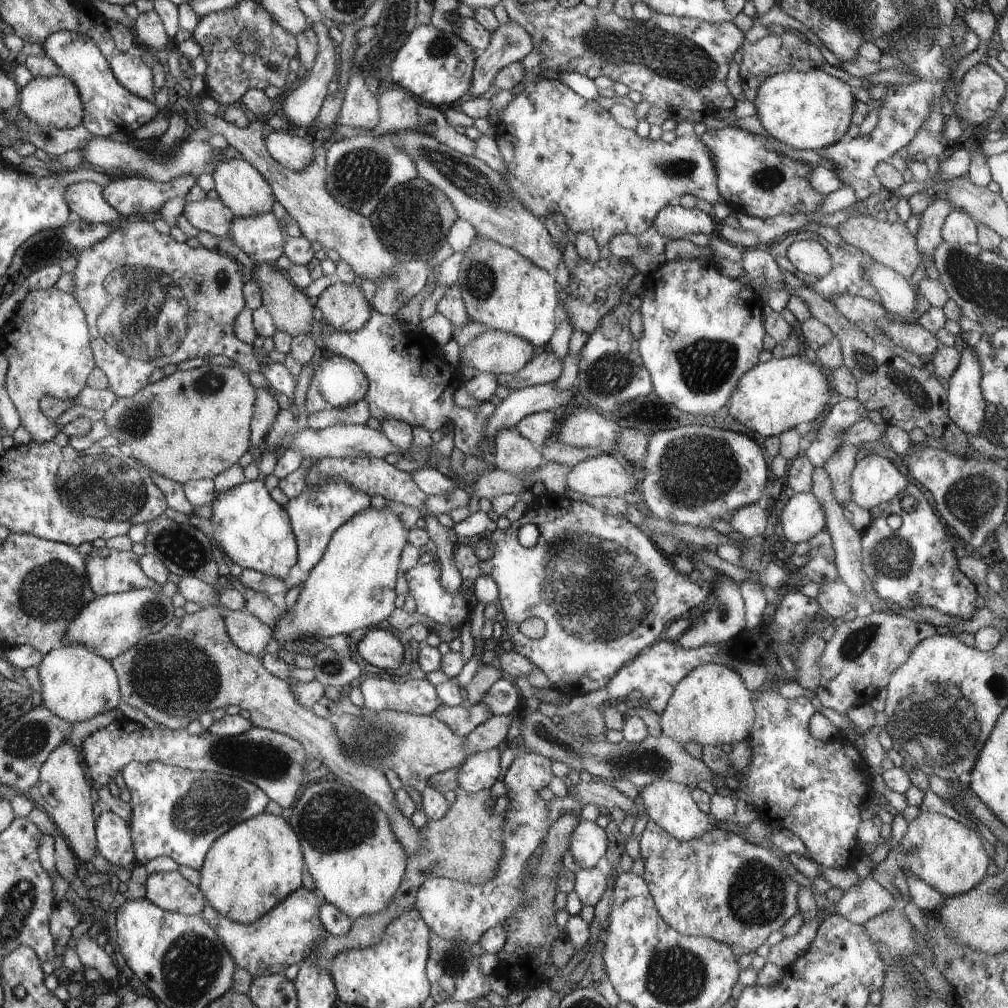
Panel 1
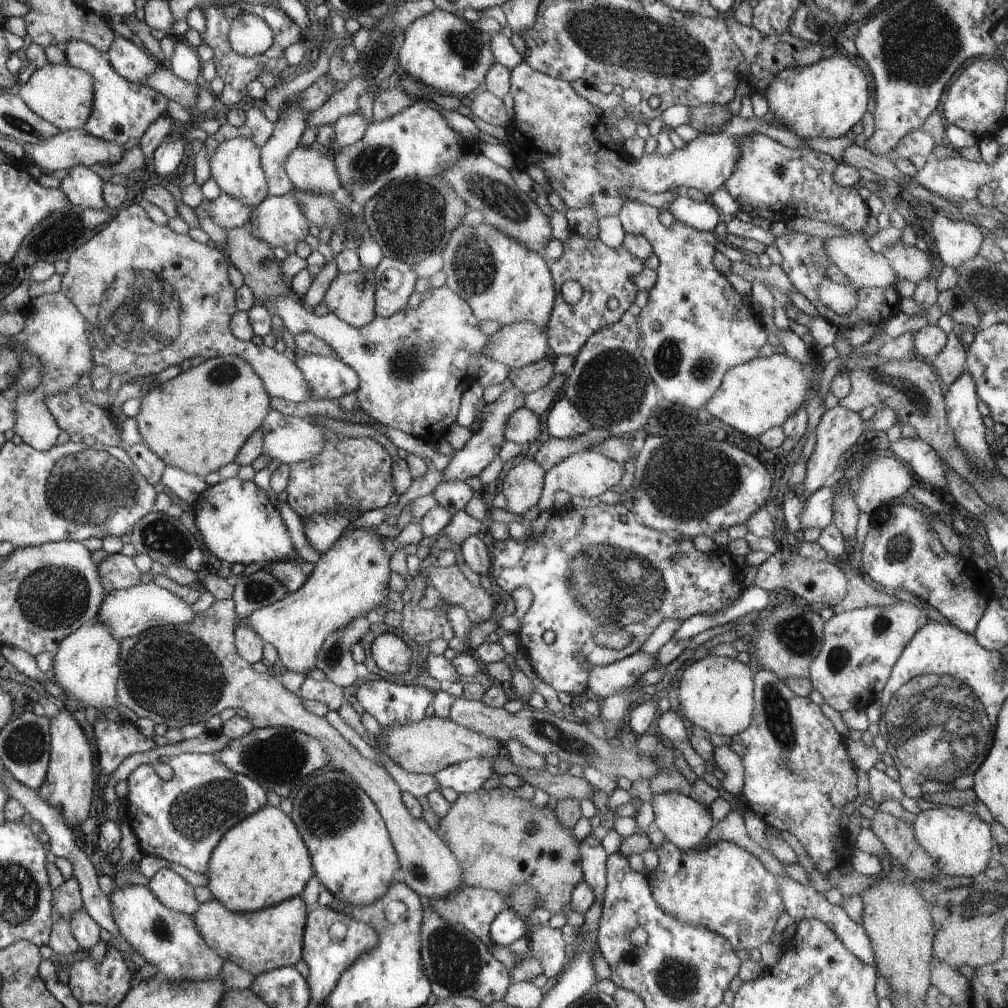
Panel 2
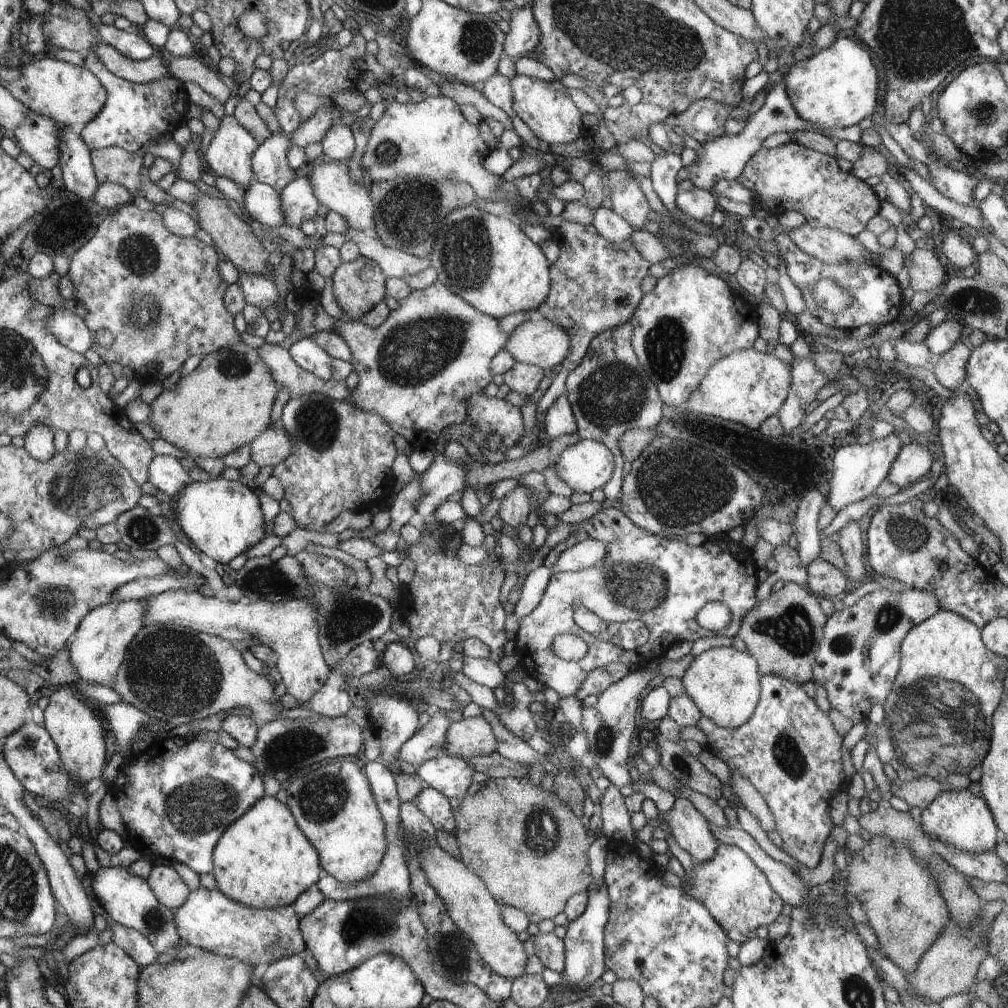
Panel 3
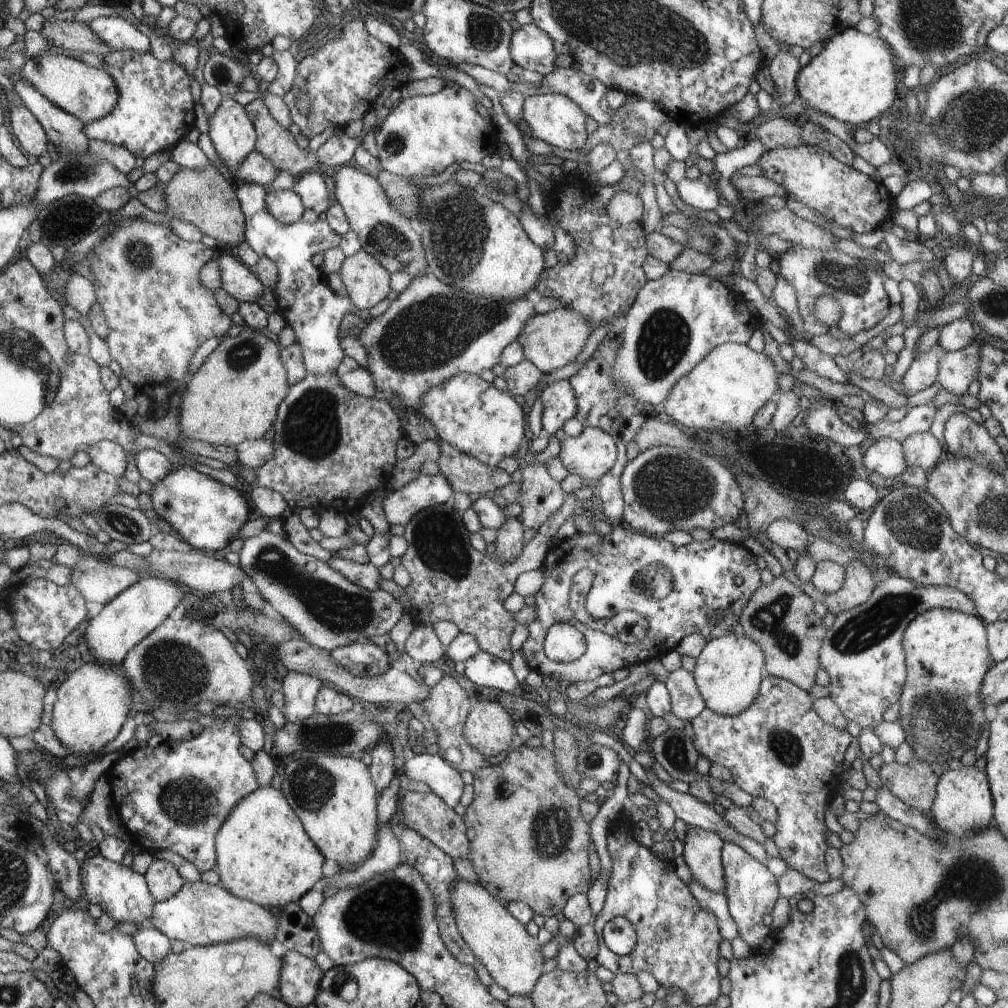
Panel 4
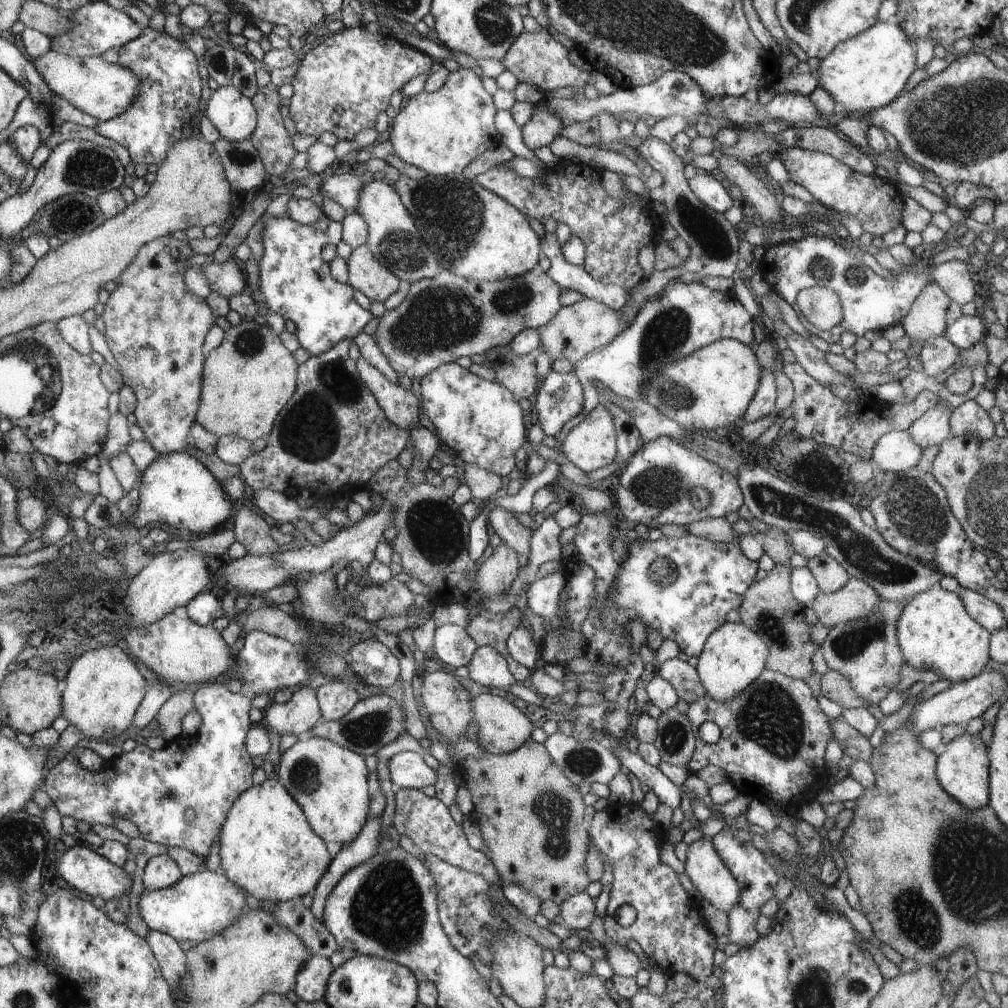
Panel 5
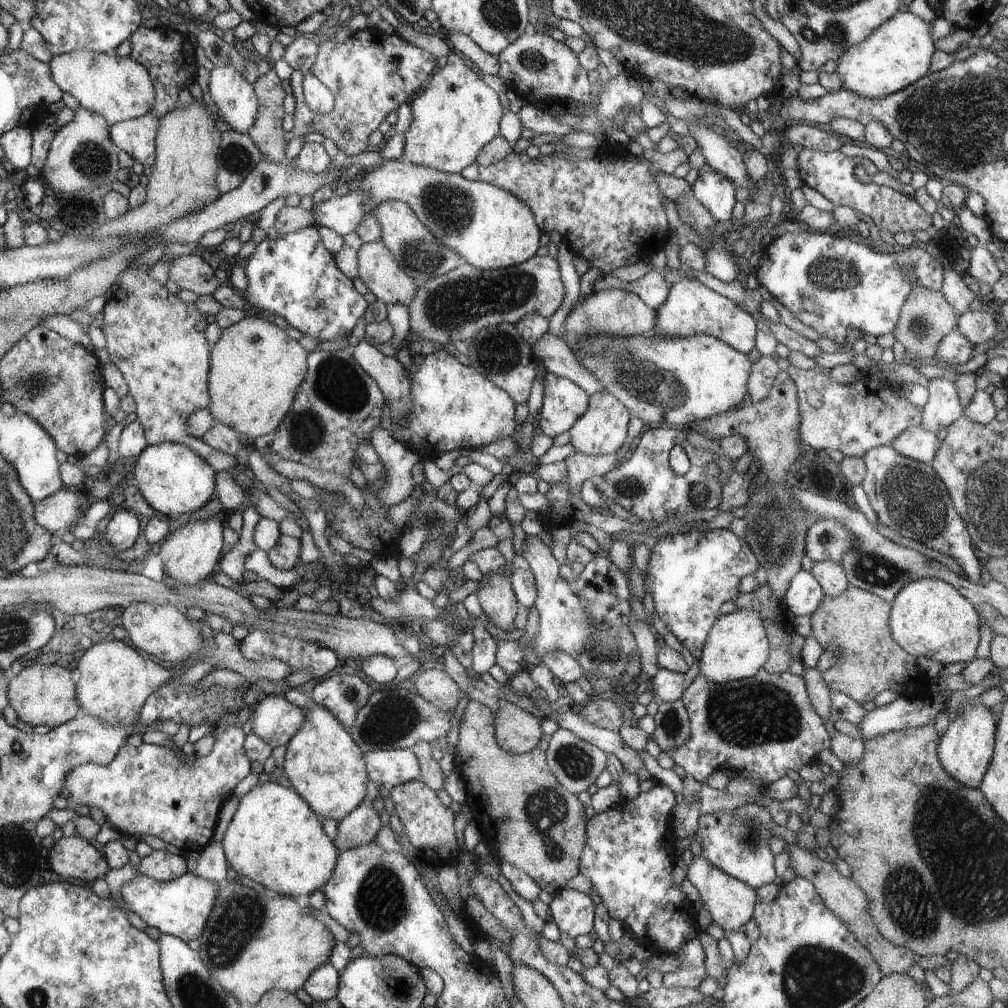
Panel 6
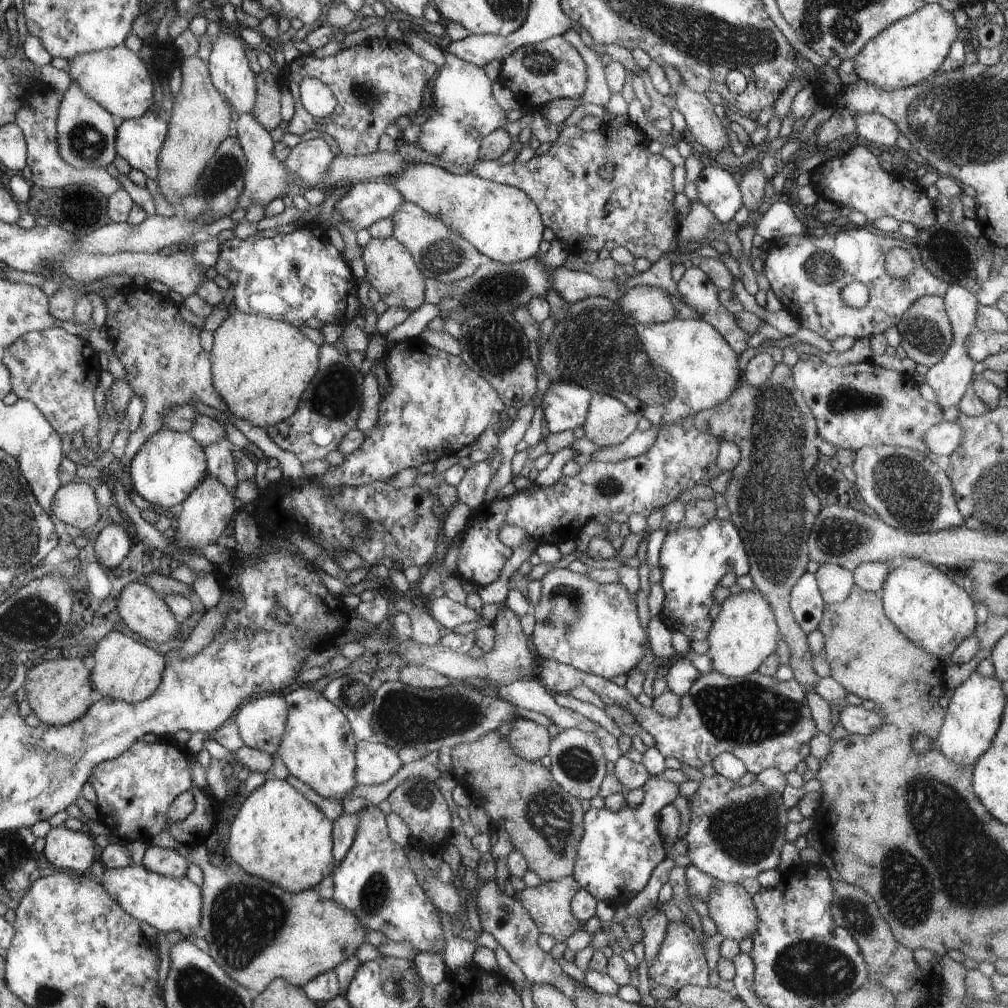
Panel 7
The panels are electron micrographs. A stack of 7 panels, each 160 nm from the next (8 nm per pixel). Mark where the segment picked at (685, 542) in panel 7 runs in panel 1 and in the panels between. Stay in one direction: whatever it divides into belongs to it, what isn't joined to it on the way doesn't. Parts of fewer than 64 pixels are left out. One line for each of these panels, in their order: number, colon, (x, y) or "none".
1: (605, 591)
2: (599, 568)
3: (663, 582)
4: (678, 589)
5: (683, 588)
6: (690, 575)

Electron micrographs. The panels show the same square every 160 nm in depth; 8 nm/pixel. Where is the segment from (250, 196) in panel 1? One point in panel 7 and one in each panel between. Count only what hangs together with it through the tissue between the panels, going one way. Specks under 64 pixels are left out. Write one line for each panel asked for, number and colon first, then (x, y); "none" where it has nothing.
2: (235, 166)
3: (229, 153)
4: (231, 130)
5: (232, 114)
6: (232, 94)
7: (230, 72)

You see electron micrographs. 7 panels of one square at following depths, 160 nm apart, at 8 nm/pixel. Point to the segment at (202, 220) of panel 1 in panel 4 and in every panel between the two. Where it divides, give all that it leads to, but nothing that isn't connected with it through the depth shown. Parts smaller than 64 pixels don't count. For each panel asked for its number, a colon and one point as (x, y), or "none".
2: (228, 212)
3: (262, 203)
4: (285, 206)

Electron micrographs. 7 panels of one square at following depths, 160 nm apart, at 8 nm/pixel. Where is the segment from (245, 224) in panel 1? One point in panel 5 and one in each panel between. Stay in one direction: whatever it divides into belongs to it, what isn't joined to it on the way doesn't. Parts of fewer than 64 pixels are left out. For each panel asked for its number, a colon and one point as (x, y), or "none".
2: (278, 221)
3: (298, 202)
4: (310, 187)
5: (346, 189)

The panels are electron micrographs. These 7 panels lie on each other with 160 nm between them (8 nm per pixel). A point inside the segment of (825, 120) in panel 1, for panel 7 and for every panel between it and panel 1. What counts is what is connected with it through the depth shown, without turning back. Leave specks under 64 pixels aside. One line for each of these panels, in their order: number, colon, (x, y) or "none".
2: (824, 100)
3: (837, 87)
4: (853, 79)
5: (868, 71)
6: (898, 53)
7: (911, 49)

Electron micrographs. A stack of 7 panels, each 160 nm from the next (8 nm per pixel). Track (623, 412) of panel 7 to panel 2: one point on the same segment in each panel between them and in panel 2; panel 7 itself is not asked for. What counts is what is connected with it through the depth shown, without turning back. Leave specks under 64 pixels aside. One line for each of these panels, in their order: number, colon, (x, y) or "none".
2: (587, 473)
3: (588, 464)
4: (590, 455)
5: (591, 445)
6: (601, 430)

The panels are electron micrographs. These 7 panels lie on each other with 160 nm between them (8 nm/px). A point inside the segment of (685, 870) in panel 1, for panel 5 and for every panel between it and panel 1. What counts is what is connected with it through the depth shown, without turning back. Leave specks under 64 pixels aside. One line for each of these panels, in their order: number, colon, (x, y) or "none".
2: (722, 887)
3: (735, 891)
4: (751, 890)
5: (757, 879)

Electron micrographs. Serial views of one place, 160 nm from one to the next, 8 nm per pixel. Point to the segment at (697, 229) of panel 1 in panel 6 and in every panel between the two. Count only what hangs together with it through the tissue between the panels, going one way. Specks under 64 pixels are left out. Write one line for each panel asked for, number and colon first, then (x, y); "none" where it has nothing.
2: (704, 216)
3: (699, 204)
4: (702, 194)
5: (714, 194)
6: (718, 194)

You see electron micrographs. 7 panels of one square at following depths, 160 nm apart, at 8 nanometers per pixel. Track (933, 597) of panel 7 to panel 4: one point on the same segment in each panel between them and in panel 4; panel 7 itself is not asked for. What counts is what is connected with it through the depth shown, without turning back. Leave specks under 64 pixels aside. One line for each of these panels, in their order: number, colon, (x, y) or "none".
4: (941, 711)
5: (935, 632)
6: (928, 617)

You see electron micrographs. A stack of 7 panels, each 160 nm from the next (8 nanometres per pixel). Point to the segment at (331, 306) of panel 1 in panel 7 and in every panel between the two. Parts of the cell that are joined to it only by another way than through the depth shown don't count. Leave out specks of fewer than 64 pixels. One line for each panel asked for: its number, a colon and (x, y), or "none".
2: (350, 297)
3: (358, 286)
4: (367, 280)
5: (366, 273)
6: (378, 269)
7: (390, 268)

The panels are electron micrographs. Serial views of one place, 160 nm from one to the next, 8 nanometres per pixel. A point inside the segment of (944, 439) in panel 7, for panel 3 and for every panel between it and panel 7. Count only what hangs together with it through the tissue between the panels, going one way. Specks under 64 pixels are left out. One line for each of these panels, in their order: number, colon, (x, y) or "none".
3: (858, 469)
4: (885, 457)
5: (895, 451)
6: (917, 443)

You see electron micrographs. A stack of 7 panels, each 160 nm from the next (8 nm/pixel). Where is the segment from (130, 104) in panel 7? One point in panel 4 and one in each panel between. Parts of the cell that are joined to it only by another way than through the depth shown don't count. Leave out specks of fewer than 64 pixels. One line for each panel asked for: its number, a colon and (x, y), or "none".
4: (88, 93)
5: (102, 90)
6: (117, 88)

